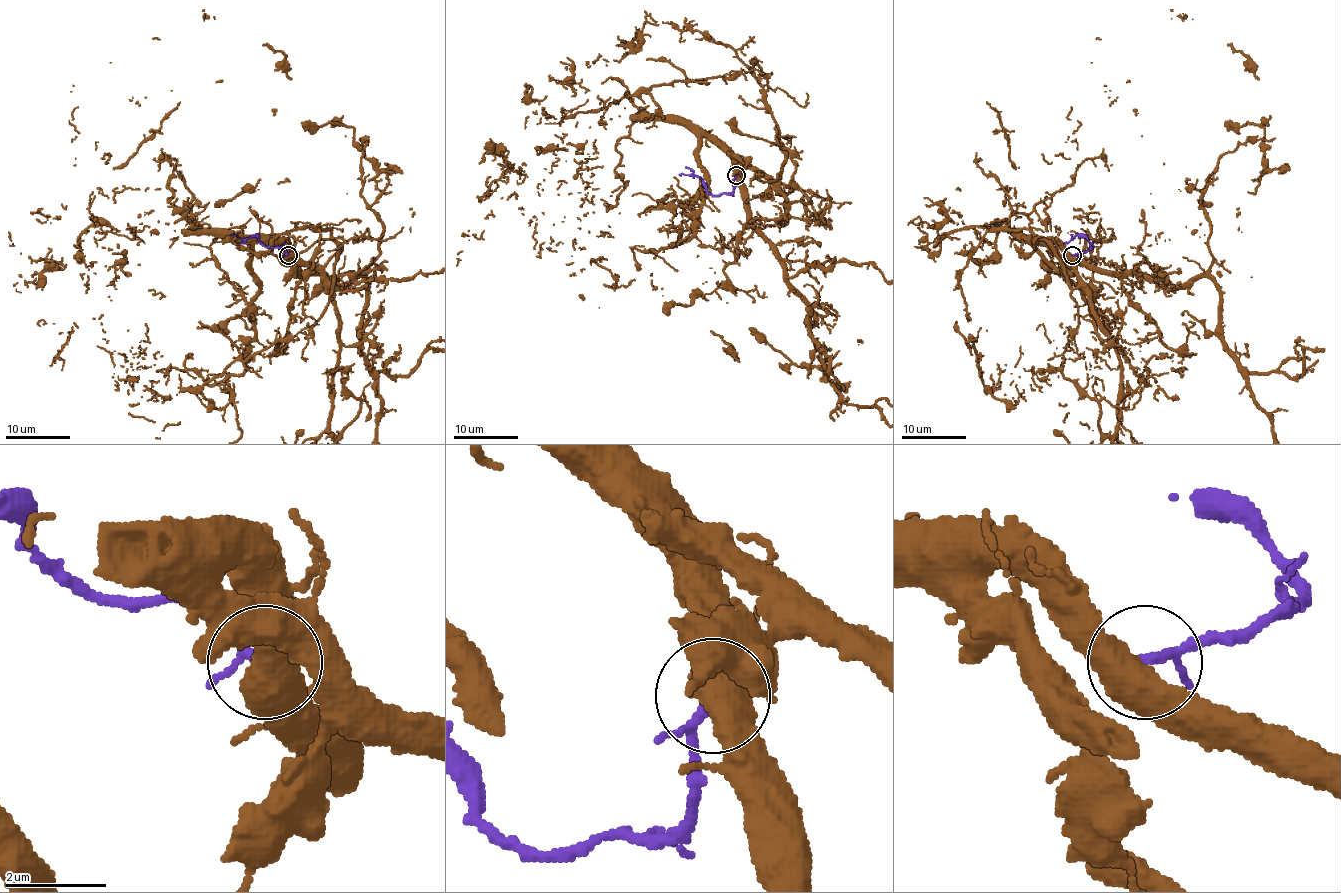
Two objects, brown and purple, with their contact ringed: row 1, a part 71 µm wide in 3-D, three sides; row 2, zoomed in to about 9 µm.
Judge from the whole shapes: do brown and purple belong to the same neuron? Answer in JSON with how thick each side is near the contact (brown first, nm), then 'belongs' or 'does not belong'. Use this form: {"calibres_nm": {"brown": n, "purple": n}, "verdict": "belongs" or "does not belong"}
{"calibres_nm": {"brown": 550, "purple": 140}, "verdict": "belongs"}

